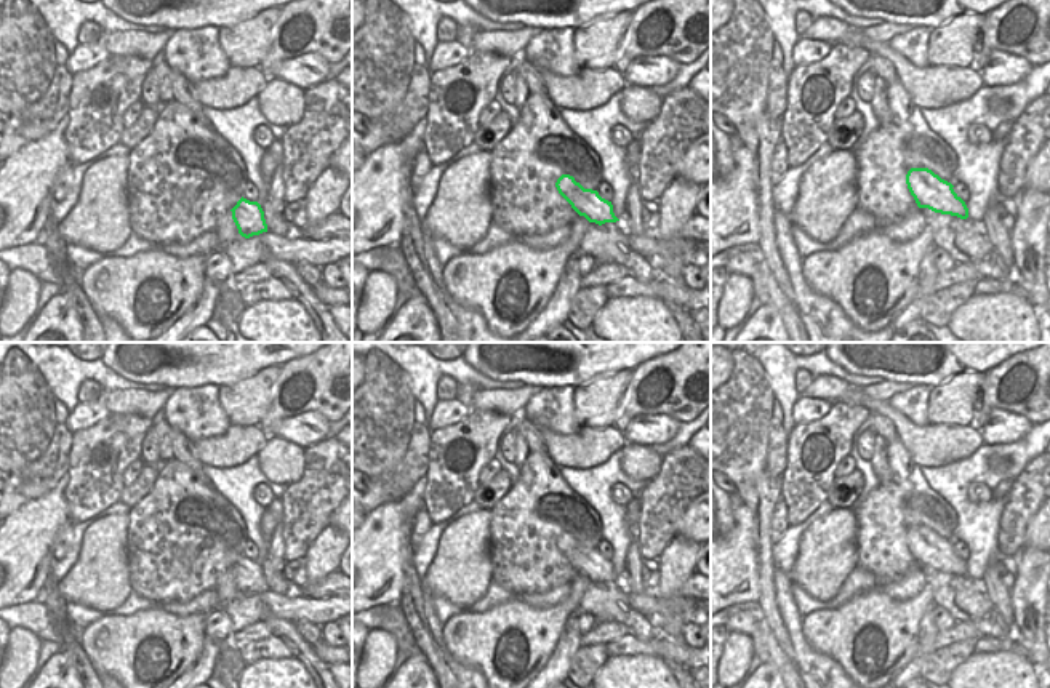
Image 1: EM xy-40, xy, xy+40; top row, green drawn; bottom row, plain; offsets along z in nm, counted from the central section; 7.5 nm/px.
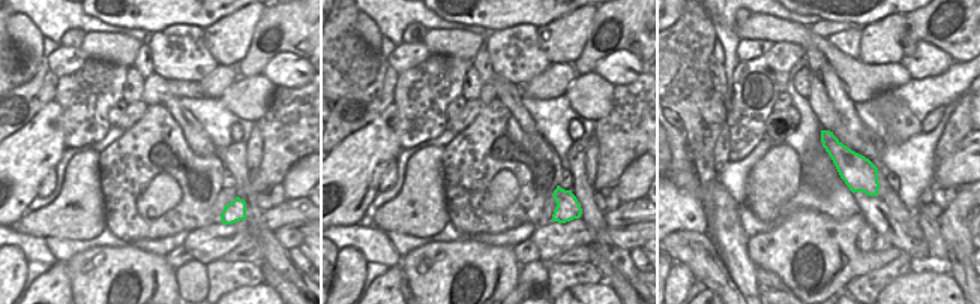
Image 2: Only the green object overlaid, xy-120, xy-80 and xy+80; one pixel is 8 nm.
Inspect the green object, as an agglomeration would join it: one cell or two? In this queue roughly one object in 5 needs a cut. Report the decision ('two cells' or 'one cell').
one cell

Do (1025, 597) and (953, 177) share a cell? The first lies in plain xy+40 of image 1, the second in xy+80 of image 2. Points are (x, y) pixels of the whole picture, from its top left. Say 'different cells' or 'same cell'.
different cells

